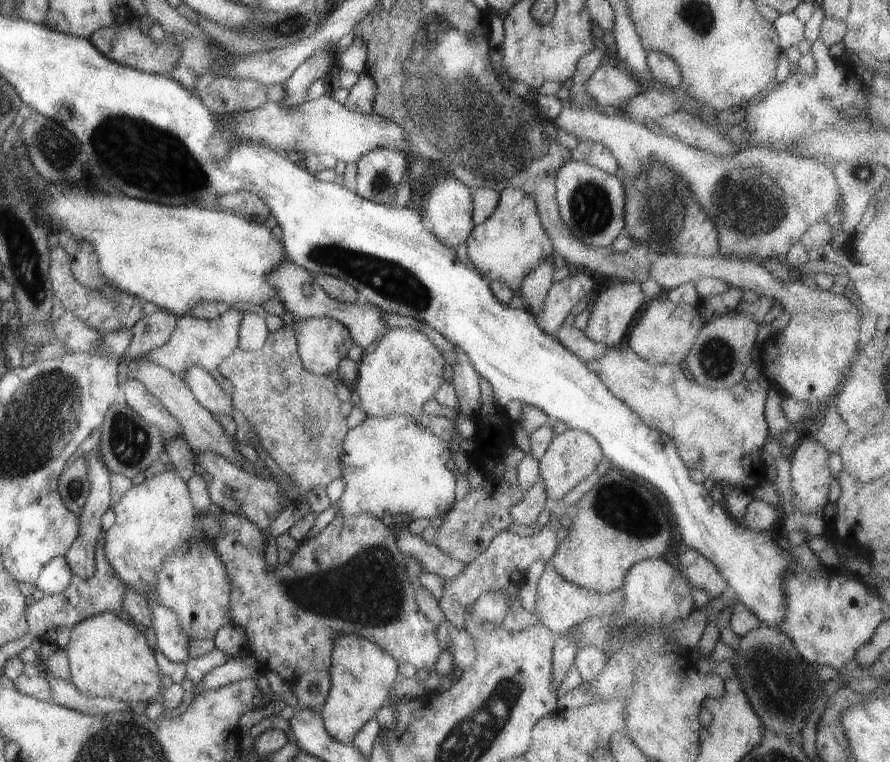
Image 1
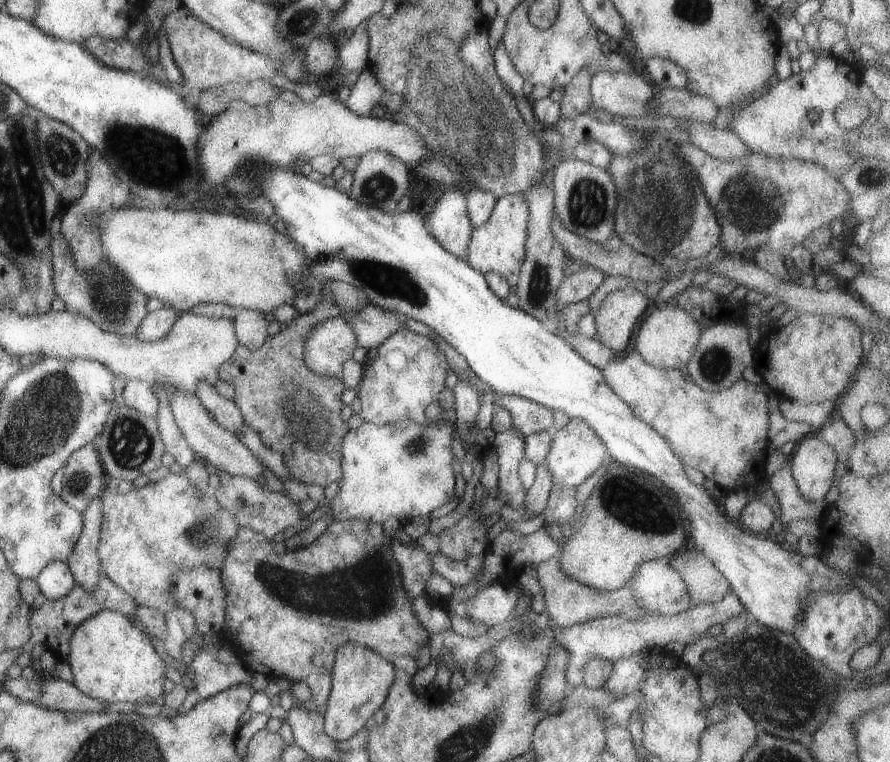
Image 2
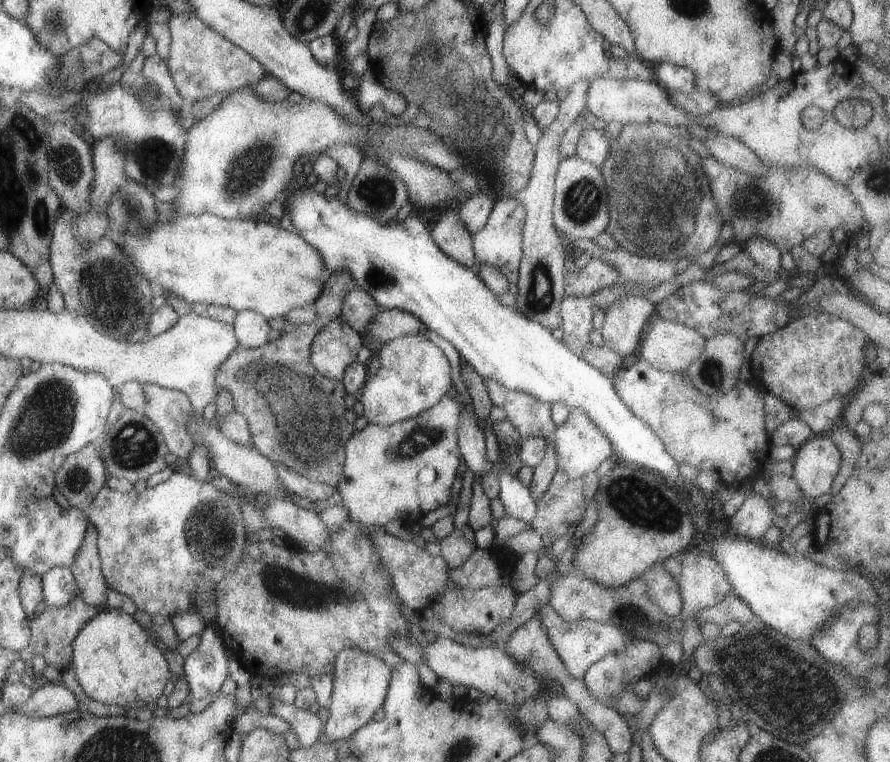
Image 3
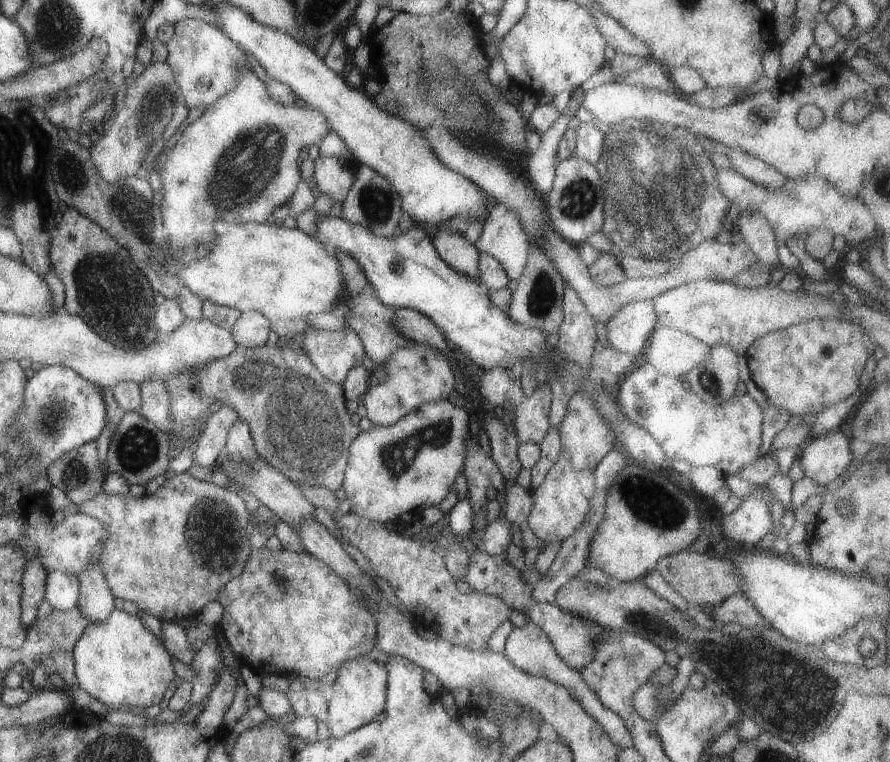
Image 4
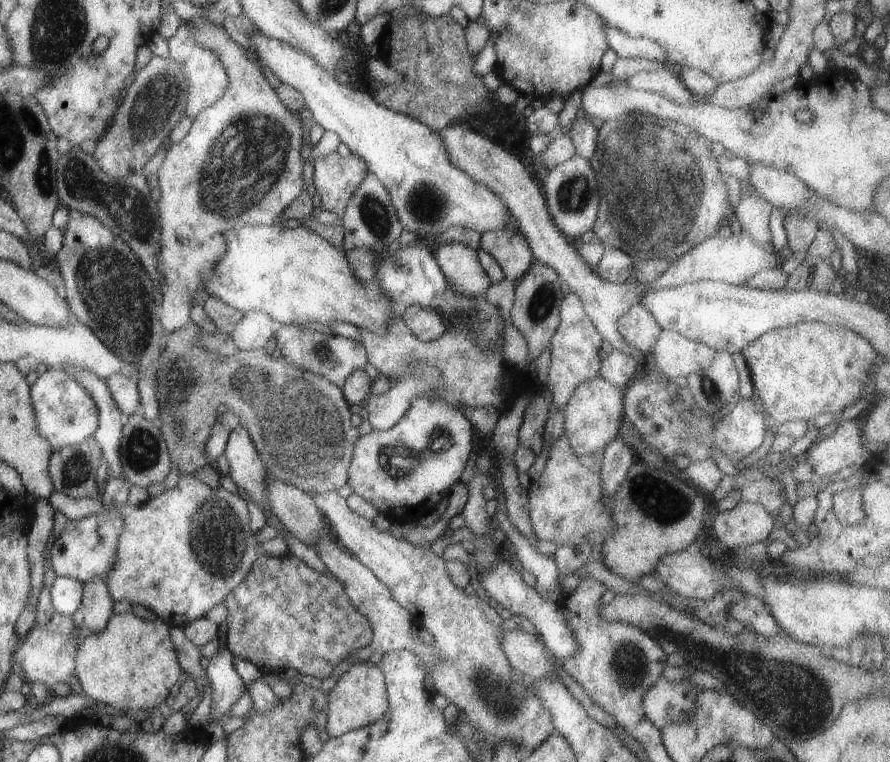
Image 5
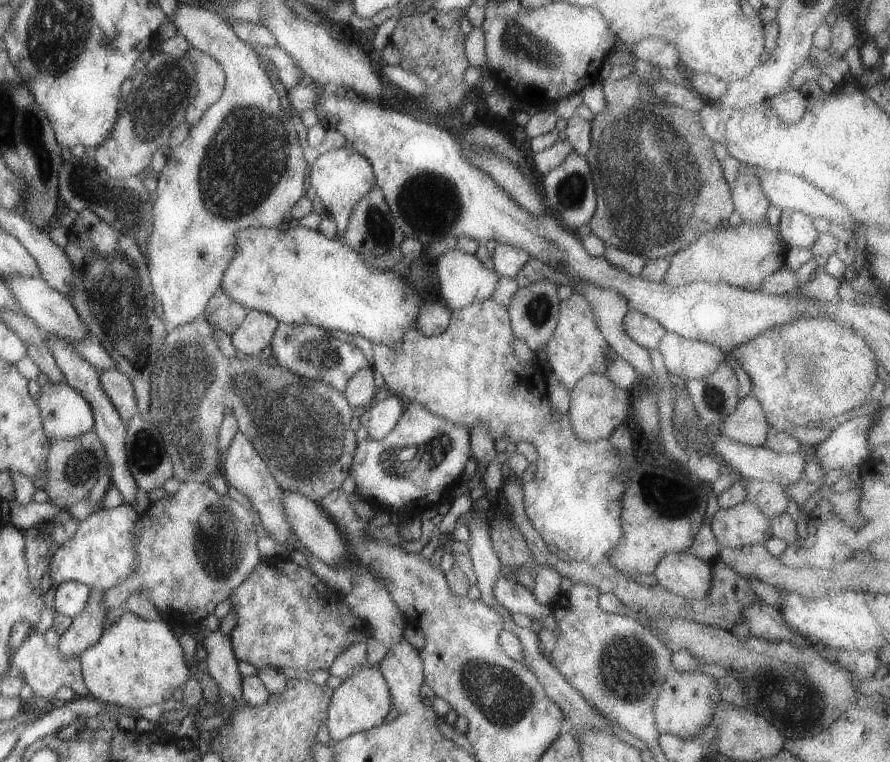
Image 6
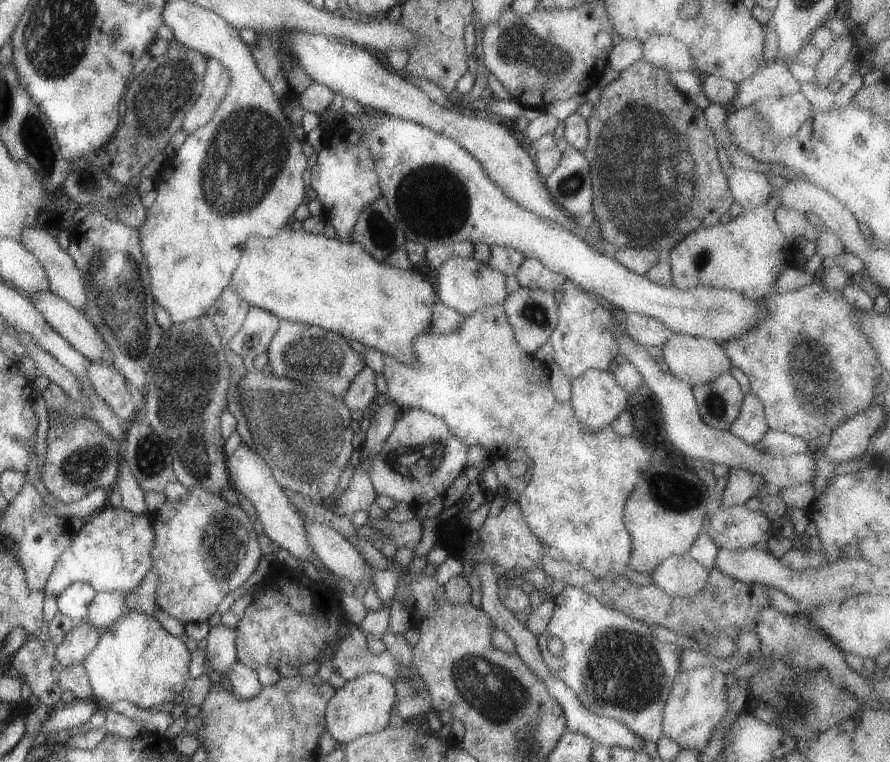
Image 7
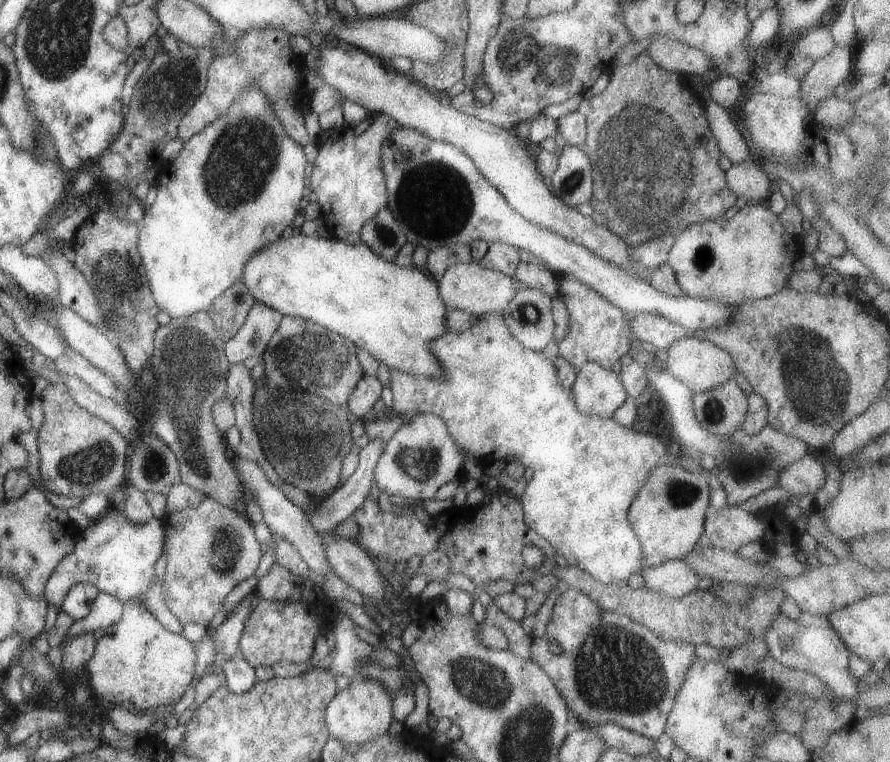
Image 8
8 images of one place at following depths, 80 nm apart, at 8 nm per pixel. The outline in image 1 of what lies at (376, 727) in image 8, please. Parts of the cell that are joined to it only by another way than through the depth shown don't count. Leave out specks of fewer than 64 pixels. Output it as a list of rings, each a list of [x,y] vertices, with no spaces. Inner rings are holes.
[[[339,634],[330,650],[330,689],[319,710],[324,731],[338,743],[350,743],[361,727],[372,724],[377,709],[387,702],[397,667],[396,660],[369,639]]]

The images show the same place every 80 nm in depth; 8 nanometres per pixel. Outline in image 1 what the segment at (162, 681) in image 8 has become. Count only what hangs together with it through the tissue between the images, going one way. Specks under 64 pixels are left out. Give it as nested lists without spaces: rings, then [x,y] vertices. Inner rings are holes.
[[[102,612],[79,621],[70,628],[63,650],[69,666],[70,683],[77,689],[77,692],[85,696],[111,697],[131,704],[137,701],[148,703],[162,688],[159,681],[161,674],[154,657],[154,650],[145,641],[145,636],[133,628],[132,623],[124,615]]]

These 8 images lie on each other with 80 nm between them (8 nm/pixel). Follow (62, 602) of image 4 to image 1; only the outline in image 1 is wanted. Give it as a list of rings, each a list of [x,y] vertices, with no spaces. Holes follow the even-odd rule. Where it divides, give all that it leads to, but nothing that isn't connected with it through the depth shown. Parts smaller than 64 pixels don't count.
[[[60,556],[53,557],[44,564],[33,585],[41,590],[43,595],[54,595],[61,593],[70,581],[74,581],[74,577],[70,573],[65,557]]]

